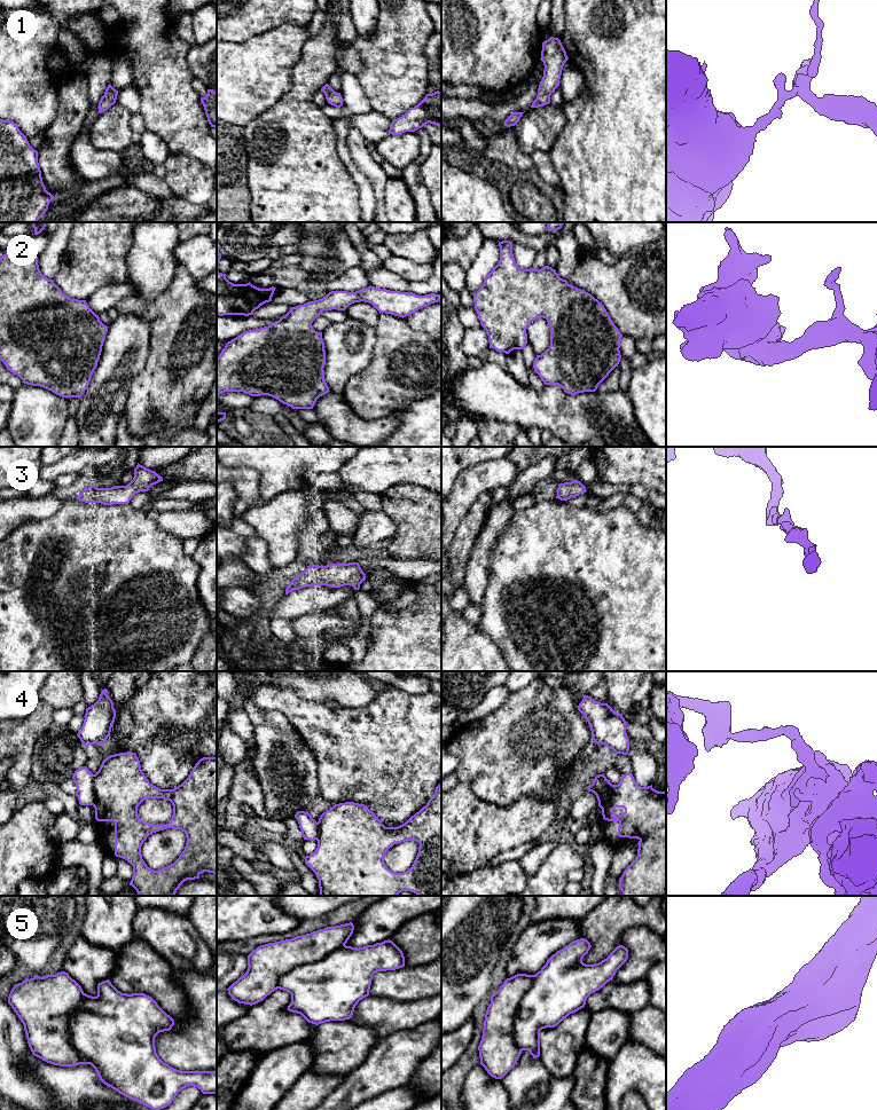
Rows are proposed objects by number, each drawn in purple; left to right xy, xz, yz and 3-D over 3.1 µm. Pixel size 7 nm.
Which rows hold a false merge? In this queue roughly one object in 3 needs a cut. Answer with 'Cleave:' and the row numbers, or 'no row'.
Cleave: 4, 5

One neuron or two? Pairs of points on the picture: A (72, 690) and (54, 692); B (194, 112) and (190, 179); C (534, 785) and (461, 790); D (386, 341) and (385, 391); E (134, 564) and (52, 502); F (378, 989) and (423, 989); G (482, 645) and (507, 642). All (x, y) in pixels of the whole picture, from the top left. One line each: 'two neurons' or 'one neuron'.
A: one neuron
B: two neurons
C: two neurons
D: one neuron
E: two neurons
F: one neuron
G: two neurons

